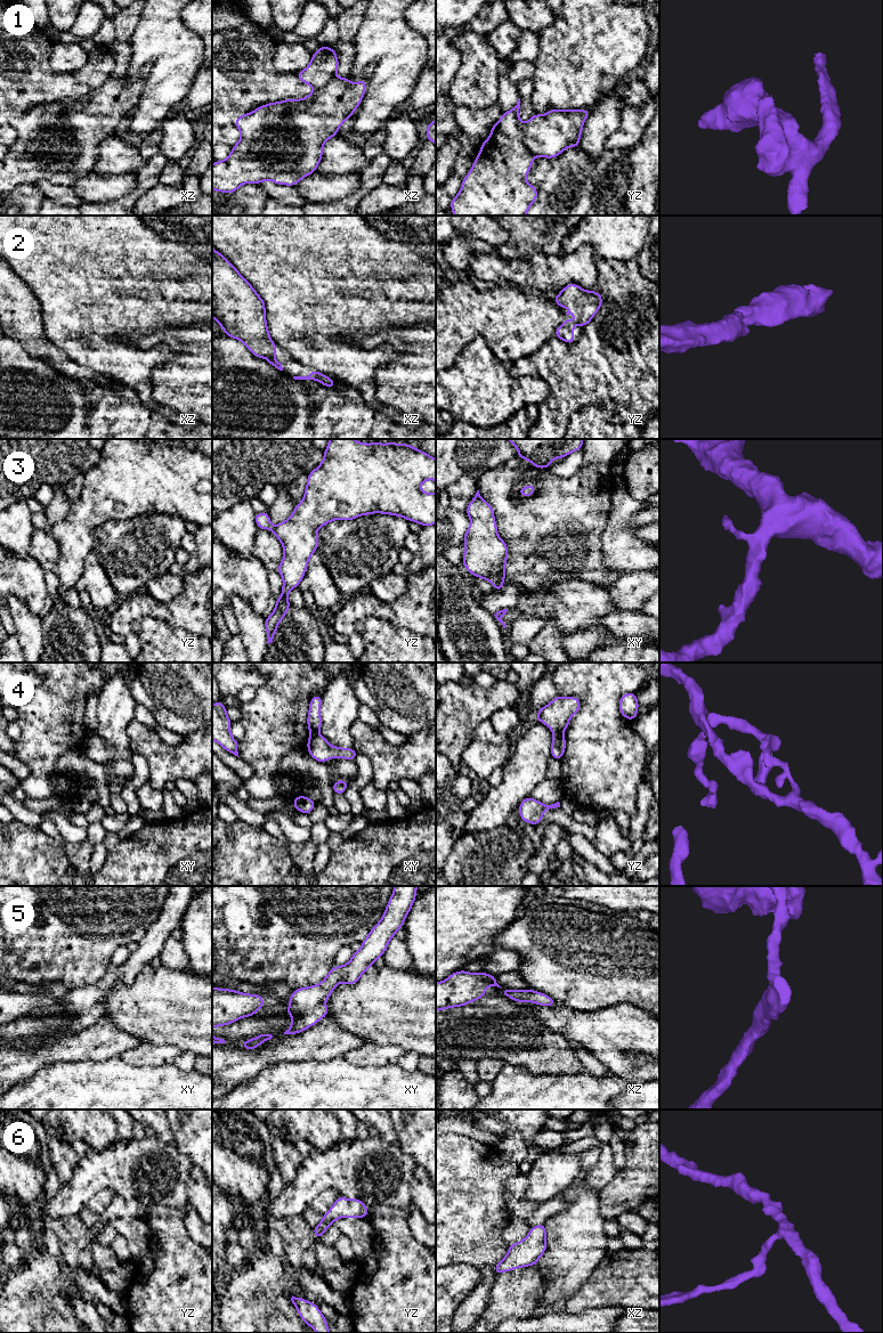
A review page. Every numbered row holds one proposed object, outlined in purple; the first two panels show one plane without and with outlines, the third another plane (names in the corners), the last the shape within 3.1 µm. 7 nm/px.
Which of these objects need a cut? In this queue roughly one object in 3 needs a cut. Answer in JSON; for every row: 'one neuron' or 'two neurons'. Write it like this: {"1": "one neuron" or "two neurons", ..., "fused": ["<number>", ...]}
{"1": "two neurons", "2": "one neuron", "3": "one neuron", "4": "two neurons", "5": "one neuron", "6": "one neuron", "fused": ["1", "4"]}

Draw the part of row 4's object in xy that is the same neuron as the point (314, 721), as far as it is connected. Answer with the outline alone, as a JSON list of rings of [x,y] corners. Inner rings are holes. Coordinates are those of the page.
[[[313,696],[309,702],[309,712],[307,718],[307,725],[309,732],[318,732],[322,726],[322,718],[321,718],[321,705],[322,705],[322,696]]]

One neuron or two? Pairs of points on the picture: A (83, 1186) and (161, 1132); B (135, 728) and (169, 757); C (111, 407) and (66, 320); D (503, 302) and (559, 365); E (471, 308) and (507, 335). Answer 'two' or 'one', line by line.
A: two
B: one
C: two
D: two
E: one

